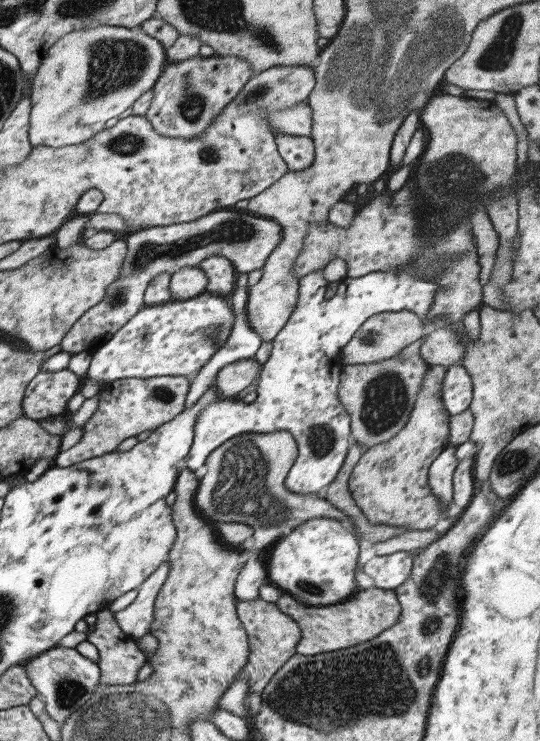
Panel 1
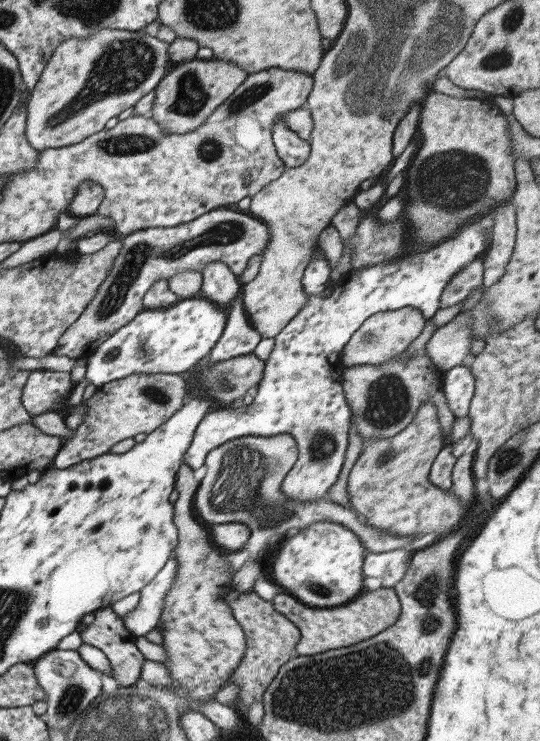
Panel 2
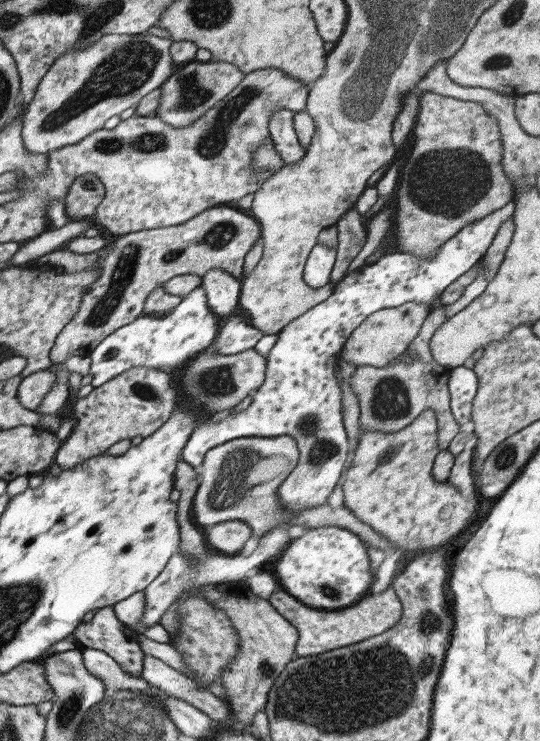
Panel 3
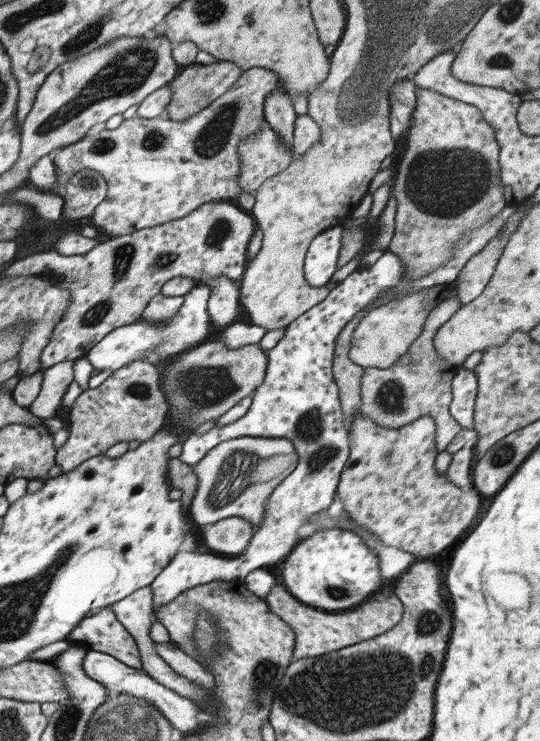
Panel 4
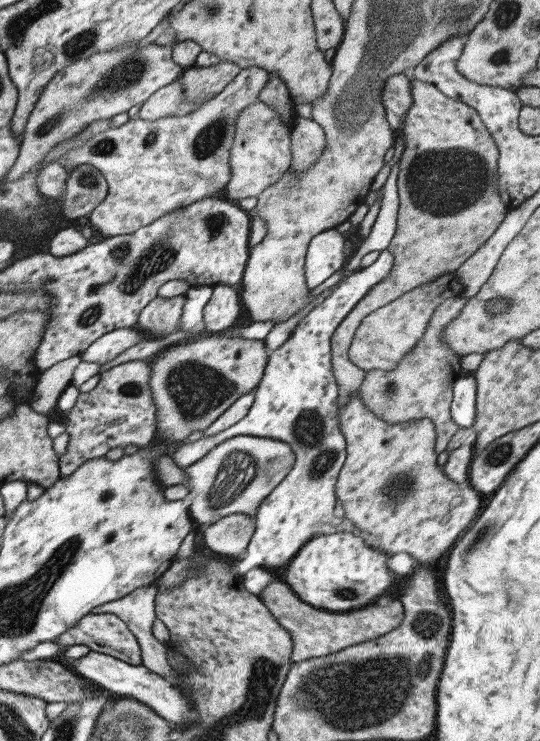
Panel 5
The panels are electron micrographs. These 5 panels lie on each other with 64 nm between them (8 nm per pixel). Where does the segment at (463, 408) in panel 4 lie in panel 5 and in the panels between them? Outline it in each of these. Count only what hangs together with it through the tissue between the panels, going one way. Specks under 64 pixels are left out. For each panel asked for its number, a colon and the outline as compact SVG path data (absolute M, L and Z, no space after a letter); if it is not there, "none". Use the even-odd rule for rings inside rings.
5: M457 376L453 382L453 400L451 400L451 418L461 430L469 430L475 422L475 396L477 386L473 376Z

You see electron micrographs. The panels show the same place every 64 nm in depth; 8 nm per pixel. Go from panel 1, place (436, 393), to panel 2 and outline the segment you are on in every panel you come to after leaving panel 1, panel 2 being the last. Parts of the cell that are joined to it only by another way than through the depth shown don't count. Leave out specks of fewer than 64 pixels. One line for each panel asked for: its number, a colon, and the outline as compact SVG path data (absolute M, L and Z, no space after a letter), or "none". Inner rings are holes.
2: M423 402L415 418L403 432L393 438L365 440L365 448L355 460L347 476L347 498L357 516L369 526L385 530L391 536L425 536L439 532L441 538L449 536L465 520L471 502L463 504L449 490L435 488L429 480L433 460L443 450L443 434L439 426L437 408Z

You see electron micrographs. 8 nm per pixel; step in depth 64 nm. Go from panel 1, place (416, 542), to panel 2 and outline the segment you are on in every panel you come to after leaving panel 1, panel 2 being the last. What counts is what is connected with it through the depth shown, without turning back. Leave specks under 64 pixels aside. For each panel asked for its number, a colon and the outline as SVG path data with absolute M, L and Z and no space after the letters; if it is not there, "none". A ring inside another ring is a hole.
2: M277 434L277 436L243 436L229 440L227 444L221 444L219 448L211 450L205 456L205 474L197 486L193 504L199 514L199 518L207 524L245 524L251 530L251 548L249 558L243 562L243 566L235 572L231 578L231 588L237 594L249 594L253 592L255 580L261 576L261 562L257 562L257 554L269 544L269 540L283 536L291 528L307 528L315 522L335 522L341 524L345 530L351 530L361 544L371 554L391 552L391 550L413 550L411 542L417 540L417 536L391 536L387 532L381 532L373 526L369 526L361 516L347 510L345 506L333 504L333 502L289 502L285 494L281 492L281 482L287 476L287 472L295 466L299 458L297 442L289 434Z

